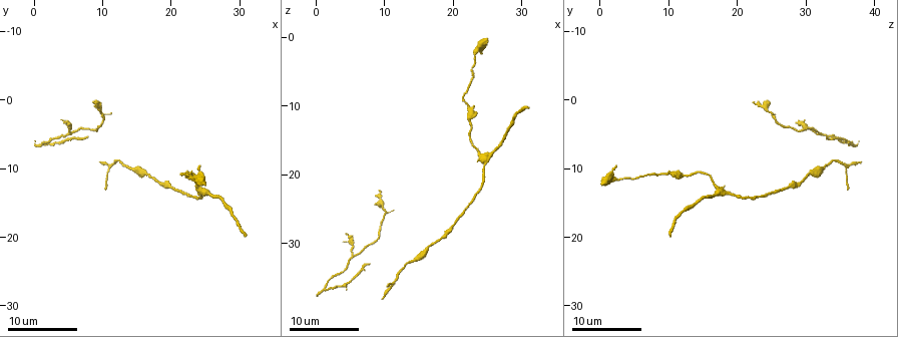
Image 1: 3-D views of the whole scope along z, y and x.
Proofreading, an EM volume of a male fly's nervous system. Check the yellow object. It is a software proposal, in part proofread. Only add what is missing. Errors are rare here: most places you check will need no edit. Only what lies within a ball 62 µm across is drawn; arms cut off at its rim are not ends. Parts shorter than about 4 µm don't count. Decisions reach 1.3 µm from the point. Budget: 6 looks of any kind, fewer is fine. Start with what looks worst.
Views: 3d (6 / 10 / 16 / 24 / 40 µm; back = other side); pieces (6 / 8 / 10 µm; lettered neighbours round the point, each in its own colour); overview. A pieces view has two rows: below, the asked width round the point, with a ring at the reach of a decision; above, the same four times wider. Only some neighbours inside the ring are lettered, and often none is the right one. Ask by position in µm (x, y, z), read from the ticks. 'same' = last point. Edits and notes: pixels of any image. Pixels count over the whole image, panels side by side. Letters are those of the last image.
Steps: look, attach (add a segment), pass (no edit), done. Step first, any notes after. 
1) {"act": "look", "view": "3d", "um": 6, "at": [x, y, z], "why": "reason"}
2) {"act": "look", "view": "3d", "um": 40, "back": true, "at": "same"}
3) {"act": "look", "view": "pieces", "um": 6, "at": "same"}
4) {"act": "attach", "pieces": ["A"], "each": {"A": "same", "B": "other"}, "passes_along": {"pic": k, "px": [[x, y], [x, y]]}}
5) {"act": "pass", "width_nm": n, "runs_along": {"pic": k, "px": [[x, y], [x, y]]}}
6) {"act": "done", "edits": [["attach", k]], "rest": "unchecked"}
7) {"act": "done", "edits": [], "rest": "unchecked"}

{"act": "look", "view": "pieces", "um": 10, "at": [9.0, 0.5, 22.5], "why": "long arm stops here"}

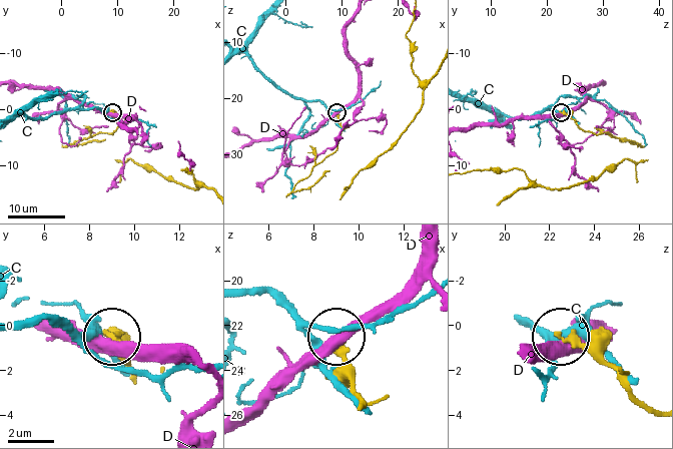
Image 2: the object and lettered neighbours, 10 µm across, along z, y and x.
{"act": "pass", "each": {"C": "other", "D": "other"}, "runs_along": {"pic": 2, "px": [[653, 411], [613, 371], [563, 339]]}, "found": "no lettered segment goes on from it"}

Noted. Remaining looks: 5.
{"act": "look", "view": "pieces", "um": 8, "at": [4.5, 3.0, 28.5], "why": "free end"}

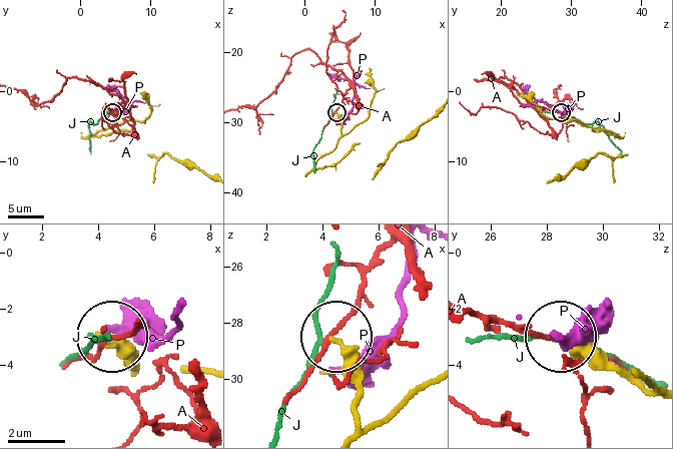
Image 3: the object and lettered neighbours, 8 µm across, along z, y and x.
{"act": "pass", "each": {"A": "other", "J": "other", "P": "other"}, "found": "none of them fits"}

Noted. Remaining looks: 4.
{"act": "look", "view": "pieces", "um": 8, "at": [7.5, 5.5, 32.5], "why": "free end"}

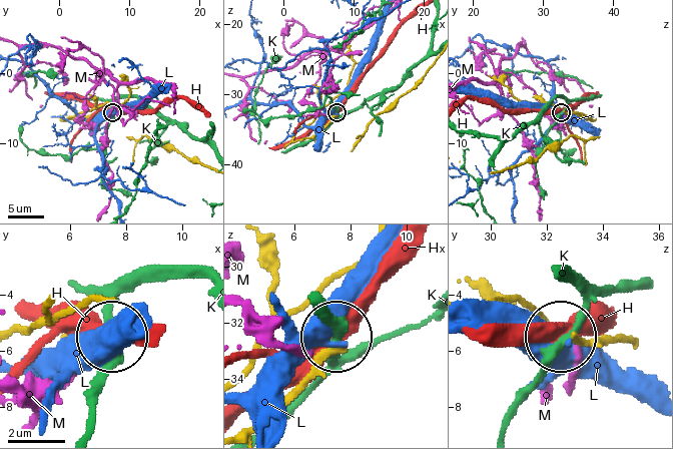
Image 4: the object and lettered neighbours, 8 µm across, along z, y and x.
{"act": "pass", "width_nm": 220, "each": {"H": "other", "K": "other", "L": "other", "M": "other"}, "found": "none of them fits"}

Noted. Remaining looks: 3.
{"act": "done", "edits": [], "rest": "unchecked"}

